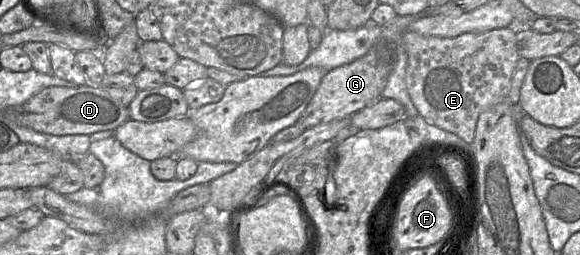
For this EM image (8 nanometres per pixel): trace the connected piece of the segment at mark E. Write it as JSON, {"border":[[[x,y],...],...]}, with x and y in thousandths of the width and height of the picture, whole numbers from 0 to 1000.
{"border":[[[890,106],[807,125],[786,145],[728,137],[700,118],[693,169],[703,216],[698,329],[721,447],[741,486],[779,518],[814,565],[826,451],[852,412],[874,392],[881,314],[897,220],[890,188]]]}

